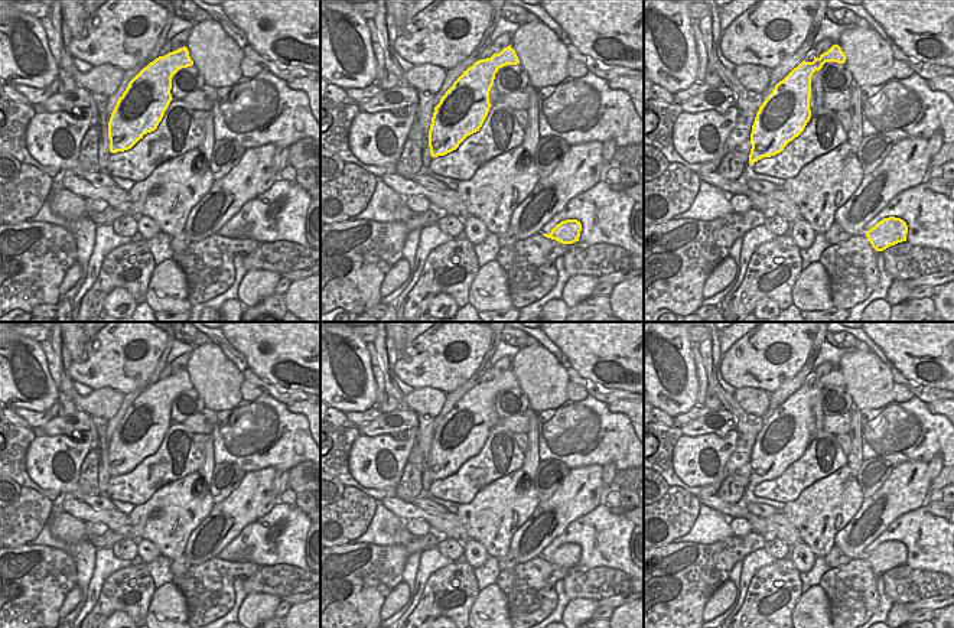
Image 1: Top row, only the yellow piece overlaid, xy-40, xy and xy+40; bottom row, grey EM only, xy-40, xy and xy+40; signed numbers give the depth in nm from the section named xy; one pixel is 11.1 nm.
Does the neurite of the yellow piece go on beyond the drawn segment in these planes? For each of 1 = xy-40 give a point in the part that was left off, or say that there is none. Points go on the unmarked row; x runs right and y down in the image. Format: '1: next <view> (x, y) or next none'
1: next none

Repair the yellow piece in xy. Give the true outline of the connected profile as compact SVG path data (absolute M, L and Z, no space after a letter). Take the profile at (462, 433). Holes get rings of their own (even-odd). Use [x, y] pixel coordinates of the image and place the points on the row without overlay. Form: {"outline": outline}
{"outline": "M509 368L463 394L434 430L429 453L432 481L456 474L468 459L479 455L492 429L489 414L495 397L502 390L517 387L518 380Z"}

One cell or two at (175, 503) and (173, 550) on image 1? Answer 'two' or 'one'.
one

